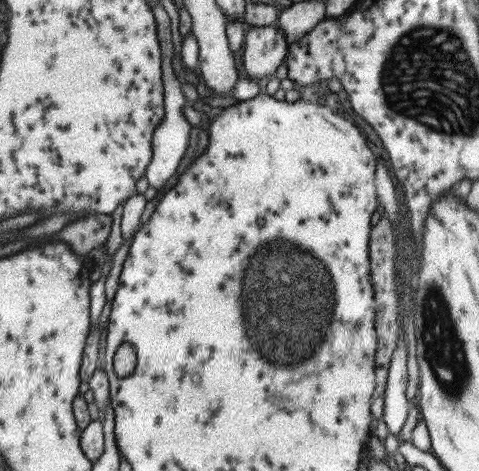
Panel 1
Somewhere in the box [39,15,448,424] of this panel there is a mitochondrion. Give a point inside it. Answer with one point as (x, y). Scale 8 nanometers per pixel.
(298, 294)

